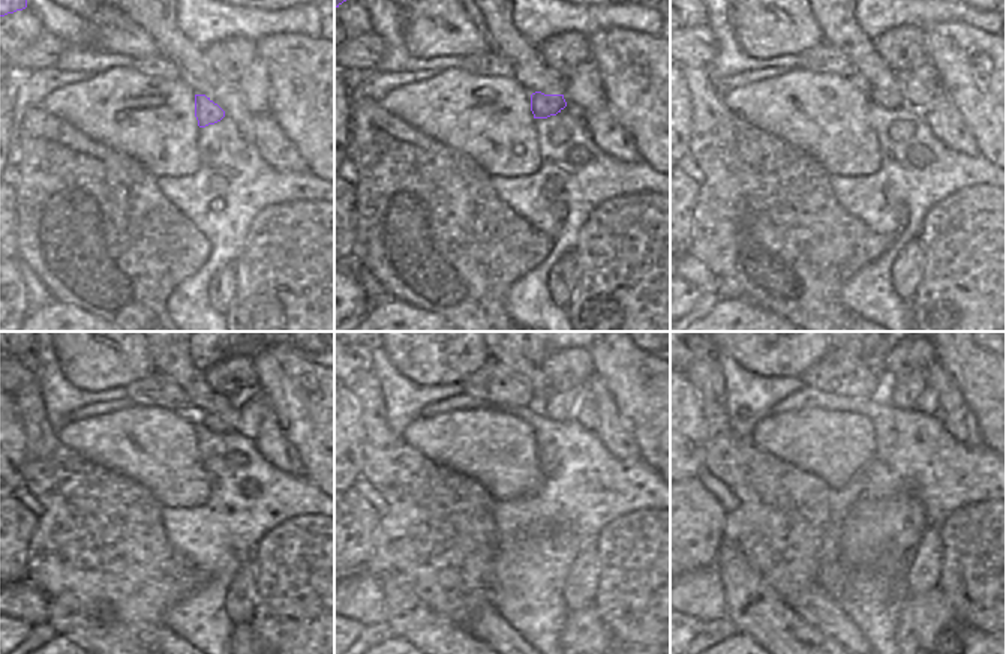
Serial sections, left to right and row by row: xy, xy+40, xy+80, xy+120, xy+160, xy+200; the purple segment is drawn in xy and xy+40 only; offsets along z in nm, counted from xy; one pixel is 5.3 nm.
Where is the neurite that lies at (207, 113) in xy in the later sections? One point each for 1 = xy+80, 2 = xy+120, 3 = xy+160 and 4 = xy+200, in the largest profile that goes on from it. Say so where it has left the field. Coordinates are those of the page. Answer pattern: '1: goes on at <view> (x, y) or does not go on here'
1: goes on at xy+80 (888, 98)
2: goes on at xy+120 (222, 420)
3: goes on at xy+160 (561, 405)
4: goes on at xy+200 (901, 393)

